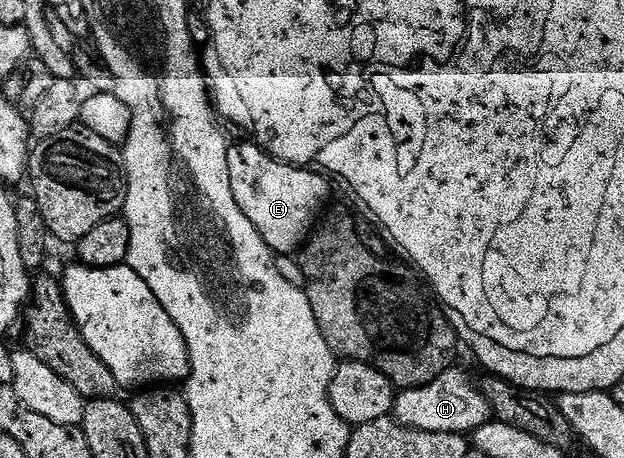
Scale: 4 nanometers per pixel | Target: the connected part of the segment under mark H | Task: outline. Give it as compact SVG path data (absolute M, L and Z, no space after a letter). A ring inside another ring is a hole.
M458 368L441 372L437 380L427 386L412 390L399 390L395 395L393 417L400 426L409 426L412 430L425 432L449 432L450 434L470 435L481 424L492 421L491 405L478 385L471 383L467 374Z

